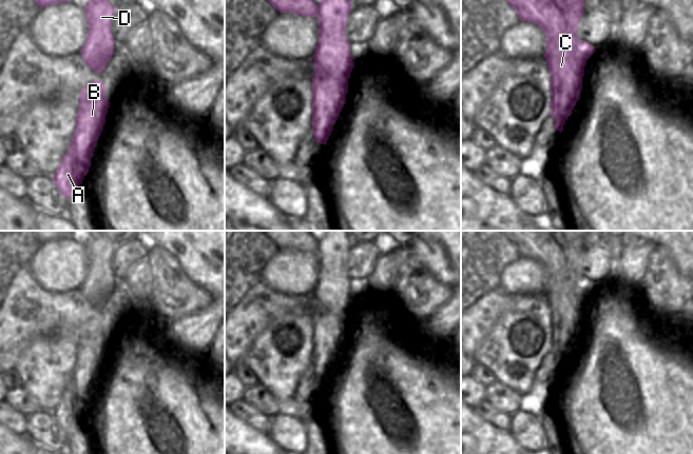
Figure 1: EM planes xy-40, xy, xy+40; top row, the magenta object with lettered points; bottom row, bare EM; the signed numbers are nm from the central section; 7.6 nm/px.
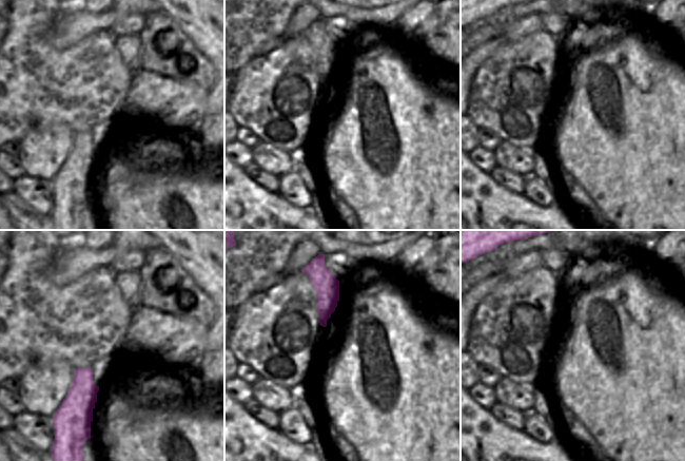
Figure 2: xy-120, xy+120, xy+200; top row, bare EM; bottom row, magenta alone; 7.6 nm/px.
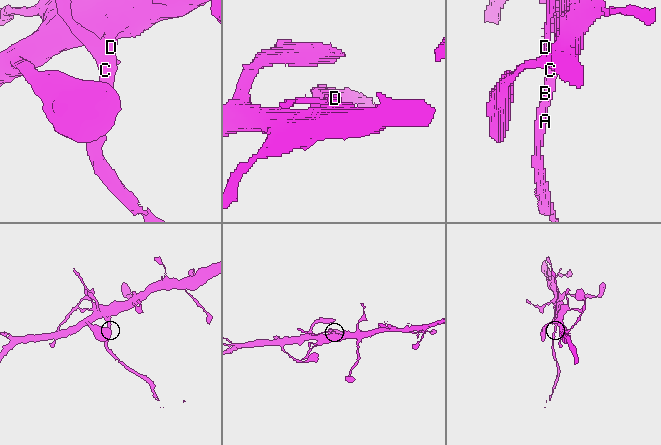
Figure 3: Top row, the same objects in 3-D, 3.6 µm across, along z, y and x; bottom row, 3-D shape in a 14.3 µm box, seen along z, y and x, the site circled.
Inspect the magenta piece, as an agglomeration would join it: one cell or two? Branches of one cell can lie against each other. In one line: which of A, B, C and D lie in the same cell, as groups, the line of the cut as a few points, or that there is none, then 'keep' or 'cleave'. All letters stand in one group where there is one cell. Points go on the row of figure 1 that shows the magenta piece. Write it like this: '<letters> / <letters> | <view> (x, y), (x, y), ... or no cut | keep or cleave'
A B C / D | xy+40 (552, 0), (562, 14), (566, 28), (576, 38) | cleave

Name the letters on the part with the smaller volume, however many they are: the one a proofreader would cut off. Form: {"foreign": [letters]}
{"foreign": ["A", "B", "C"]}

